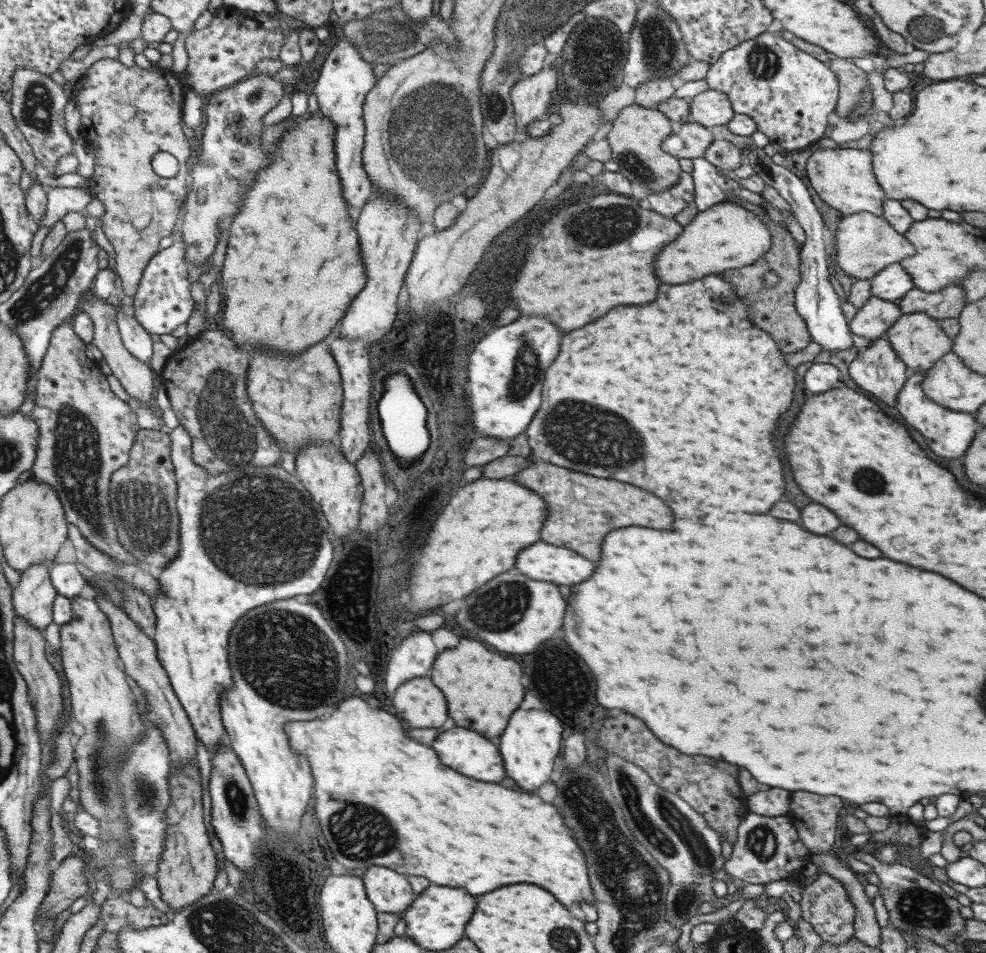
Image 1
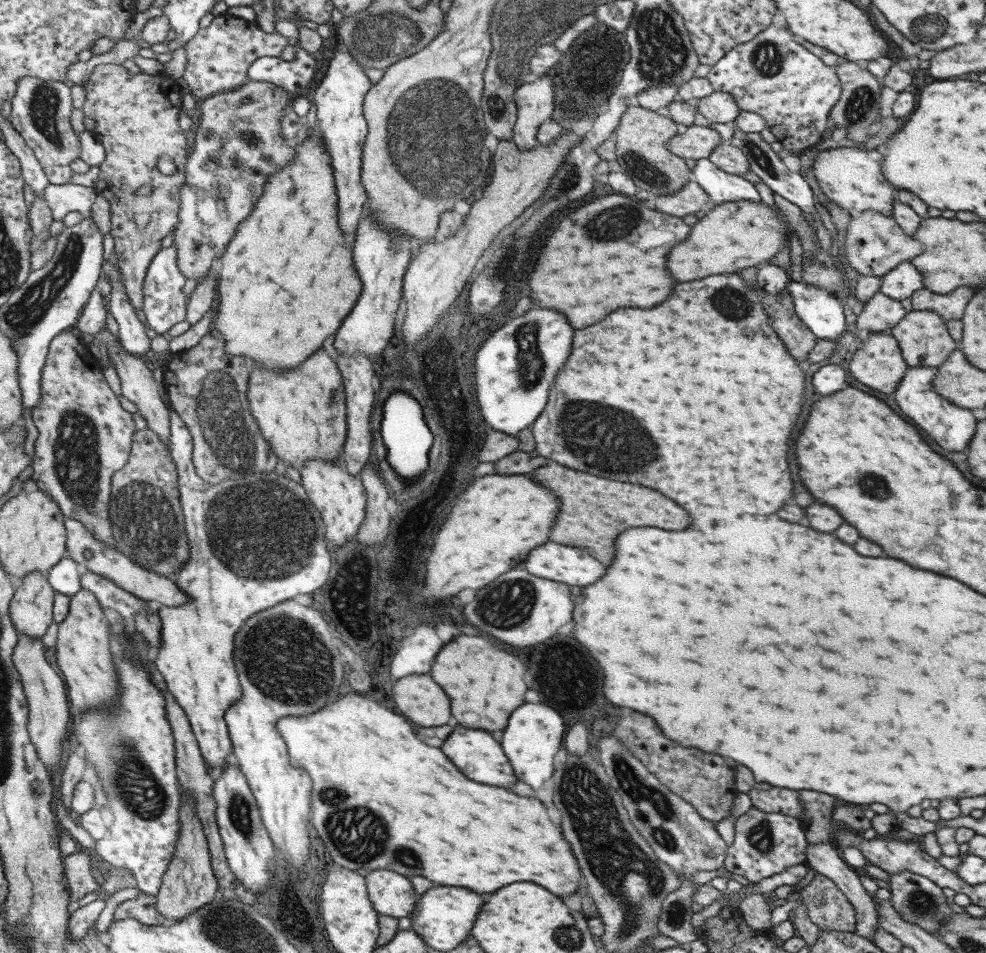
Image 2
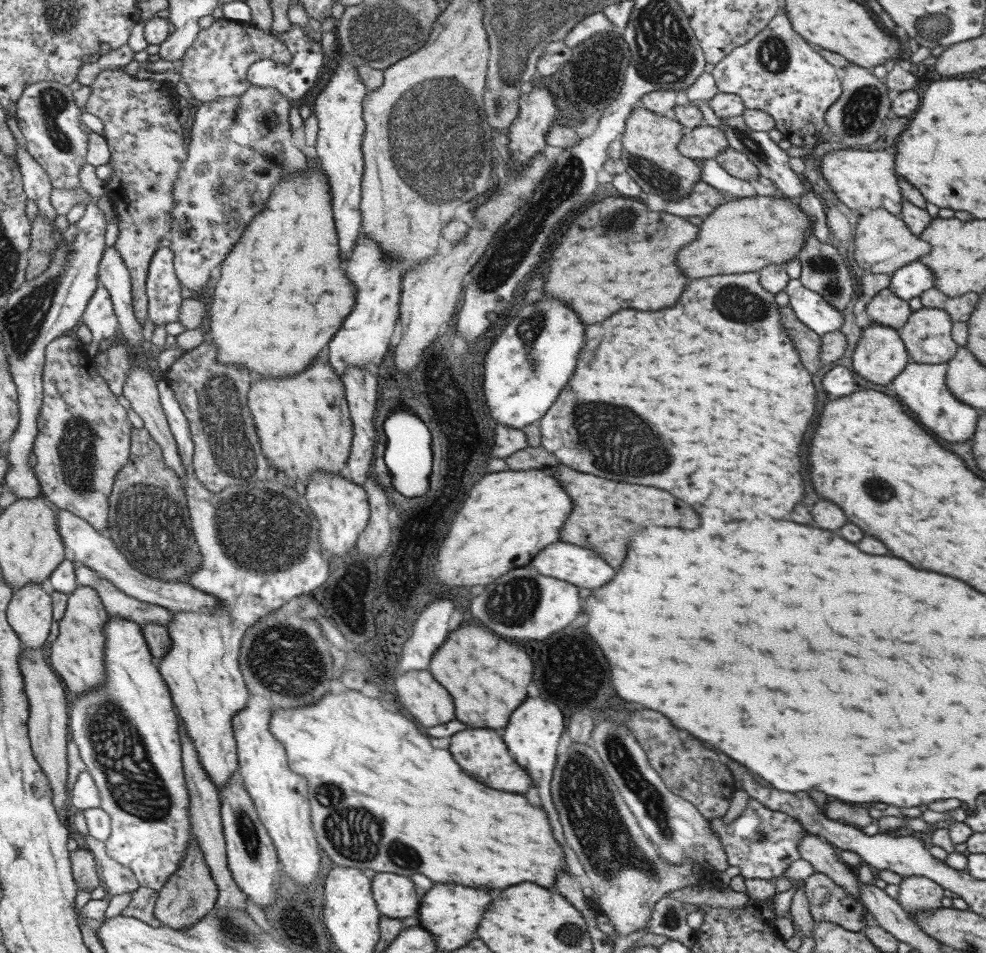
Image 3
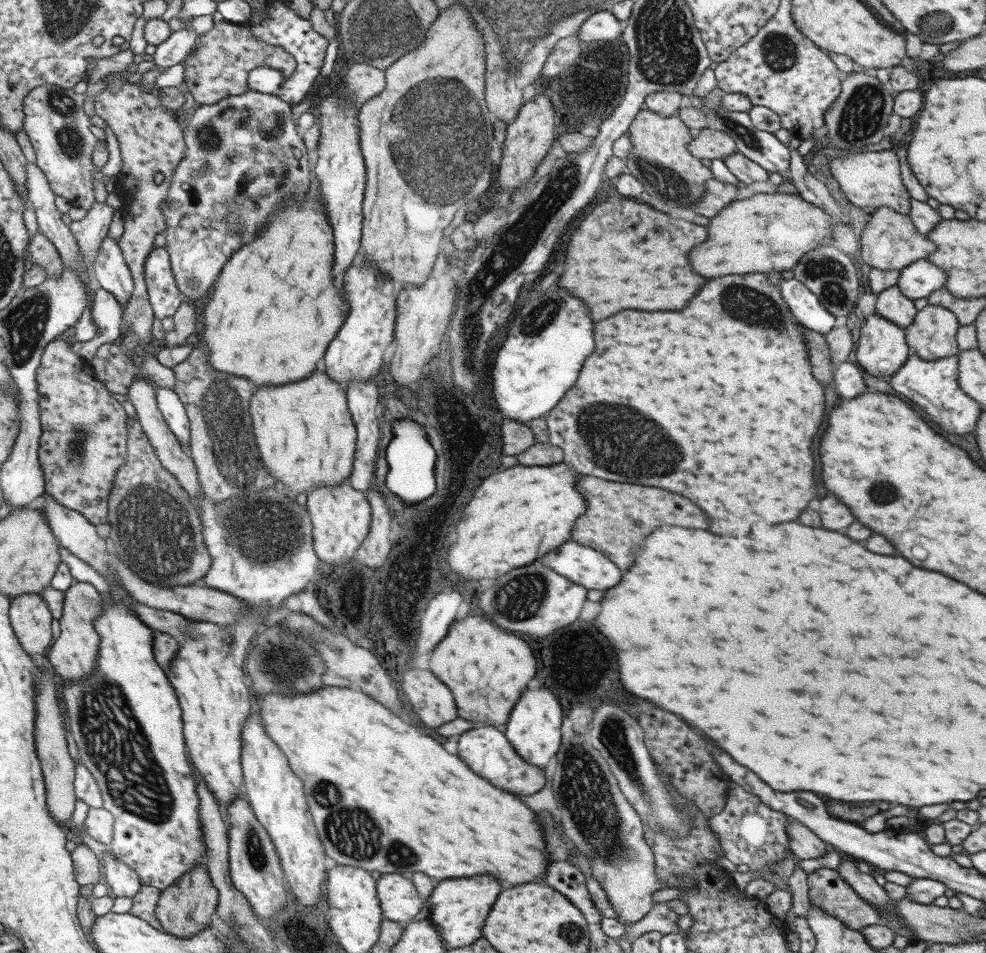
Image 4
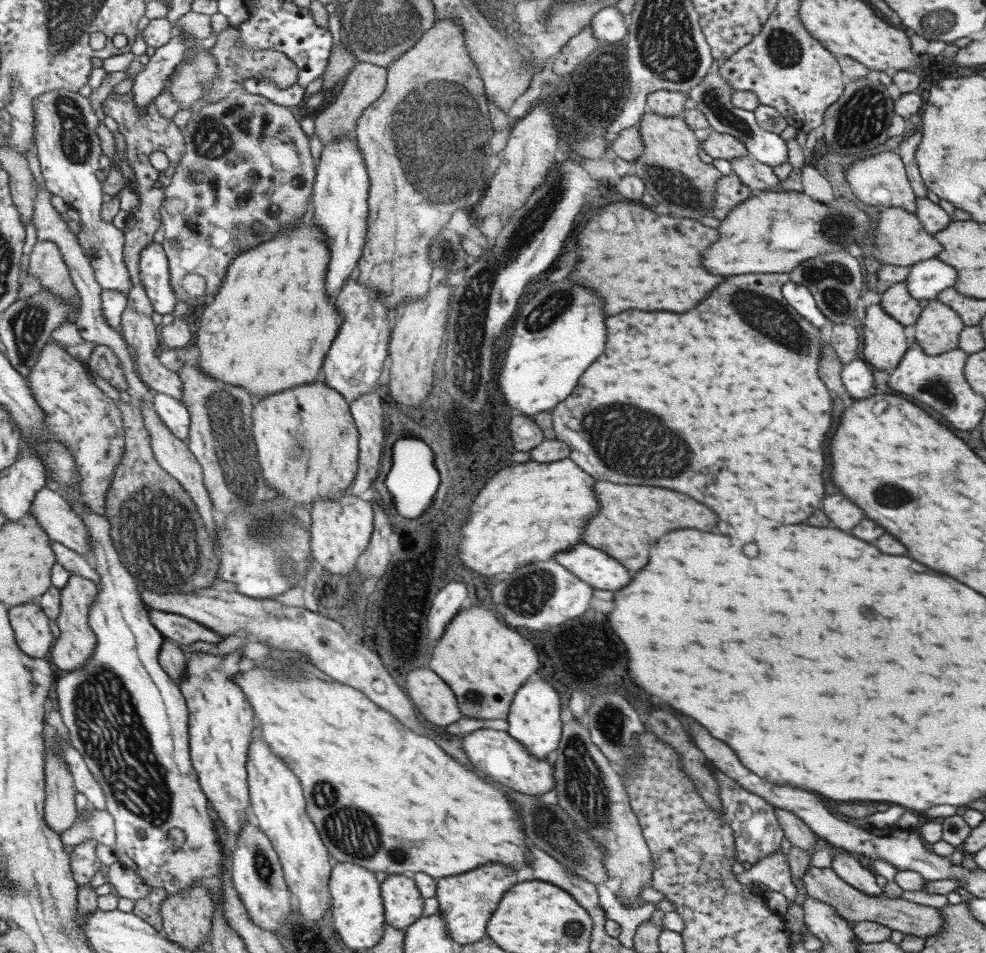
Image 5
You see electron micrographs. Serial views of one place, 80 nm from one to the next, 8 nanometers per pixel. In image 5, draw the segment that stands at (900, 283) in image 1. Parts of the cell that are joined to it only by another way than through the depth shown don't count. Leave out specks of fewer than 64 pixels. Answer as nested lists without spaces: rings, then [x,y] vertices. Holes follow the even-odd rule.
[[[934,257],[911,265],[903,281],[915,300],[930,301],[941,291],[954,286],[956,278],[957,271],[954,271],[953,267]]]

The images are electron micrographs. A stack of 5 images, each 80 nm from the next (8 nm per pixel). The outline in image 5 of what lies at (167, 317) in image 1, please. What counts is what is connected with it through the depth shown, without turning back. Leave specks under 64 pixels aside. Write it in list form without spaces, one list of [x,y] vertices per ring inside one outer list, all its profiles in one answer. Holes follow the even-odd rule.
[[[151,242],[141,252],[139,270],[152,310],[161,315],[170,314],[177,300],[170,287],[166,256],[159,243]]]

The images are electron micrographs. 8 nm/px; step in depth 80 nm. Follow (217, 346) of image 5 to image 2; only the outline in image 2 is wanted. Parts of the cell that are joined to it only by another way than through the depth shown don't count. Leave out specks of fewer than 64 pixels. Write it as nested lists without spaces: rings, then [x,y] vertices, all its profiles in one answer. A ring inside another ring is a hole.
[[[319,131],[306,132],[305,138],[294,149],[295,157],[281,170],[274,172],[261,187],[261,197],[255,199],[249,216],[242,220],[236,228],[232,239],[228,242],[220,256],[220,271],[217,276],[217,294],[219,304],[212,323],[213,333],[224,342],[224,353],[229,356],[247,356],[254,364],[267,370],[288,370],[301,364],[309,354],[313,354],[317,348],[321,348],[323,340],[331,336],[339,328],[341,321],[349,314],[351,307],[359,296],[361,283],[353,269],[353,257],[351,242],[345,246],[345,238],[337,228],[337,195],[335,195],[335,184],[330,167],[331,161],[323,149]]]

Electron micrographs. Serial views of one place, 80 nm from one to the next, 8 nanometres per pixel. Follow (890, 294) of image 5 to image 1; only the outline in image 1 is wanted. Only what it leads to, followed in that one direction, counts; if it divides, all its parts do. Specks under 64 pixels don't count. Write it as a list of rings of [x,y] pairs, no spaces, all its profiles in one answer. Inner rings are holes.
[[[869,297],[849,321],[849,330],[868,342],[883,336],[884,332],[901,316],[900,308],[879,297]]]

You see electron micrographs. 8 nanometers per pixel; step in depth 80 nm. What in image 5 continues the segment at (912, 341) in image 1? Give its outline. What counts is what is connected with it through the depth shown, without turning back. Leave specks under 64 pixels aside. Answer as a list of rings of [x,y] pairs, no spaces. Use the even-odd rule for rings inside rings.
[[[937,299],[928,301],[927,305],[921,309],[920,315],[913,325],[915,327],[913,332],[914,342],[921,347],[926,355],[938,355],[953,350],[958,346],[958,336],[964,327],[959,315]]]

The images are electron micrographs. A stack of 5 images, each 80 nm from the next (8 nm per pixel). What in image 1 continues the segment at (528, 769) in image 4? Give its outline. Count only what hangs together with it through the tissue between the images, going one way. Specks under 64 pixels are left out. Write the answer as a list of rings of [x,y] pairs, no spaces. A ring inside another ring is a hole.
[[[453,726],[445,732],[439,732],[439,736],[435,738],[433,746],[431,746],[441,764],[457,770],[463,776],[469,776],[473,780],[481,780],[481,782],[501,782],[505,778],[505,769],[503,768],[503,759],[497,746],[491,744],[489,740],[485,740],[485,736],[481,733],[469,730],[468,728],[461,728],[460,726]]]

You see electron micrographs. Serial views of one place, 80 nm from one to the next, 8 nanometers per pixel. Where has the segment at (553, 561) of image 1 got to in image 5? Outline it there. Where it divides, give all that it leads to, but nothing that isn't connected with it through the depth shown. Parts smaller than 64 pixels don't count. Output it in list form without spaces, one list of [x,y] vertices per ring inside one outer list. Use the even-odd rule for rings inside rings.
[[[581,542],[552,556],[579,580],[599,590],[619,590],[629,584],[629,572],[612,556]]]

